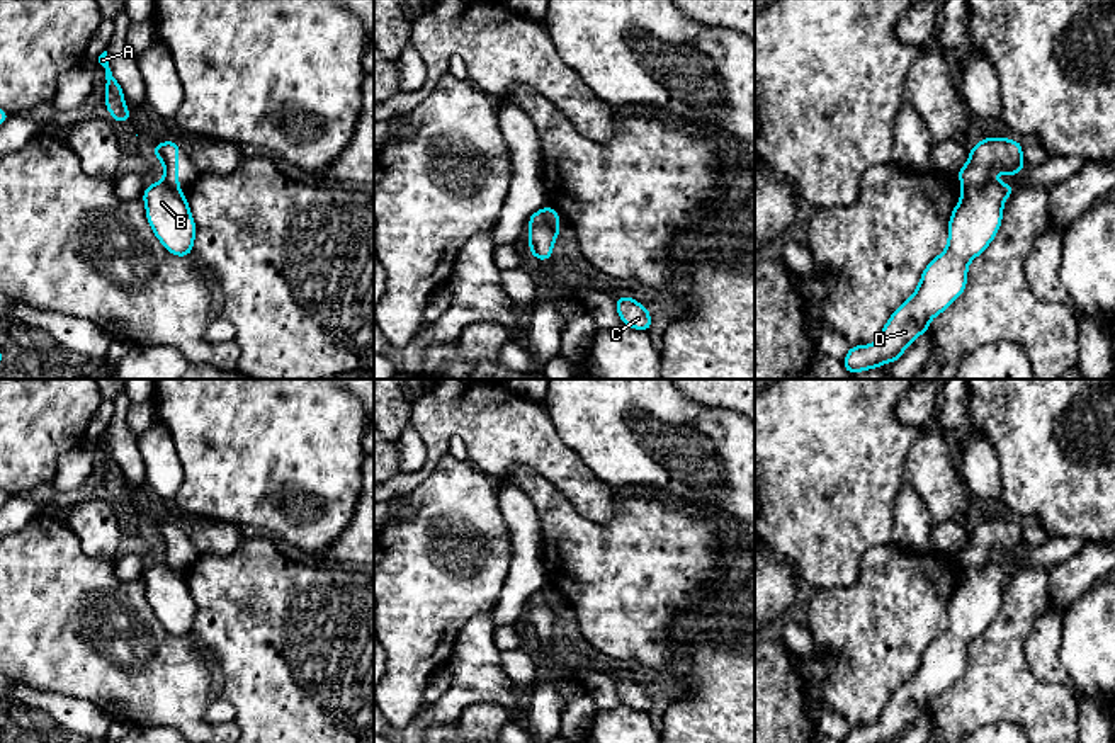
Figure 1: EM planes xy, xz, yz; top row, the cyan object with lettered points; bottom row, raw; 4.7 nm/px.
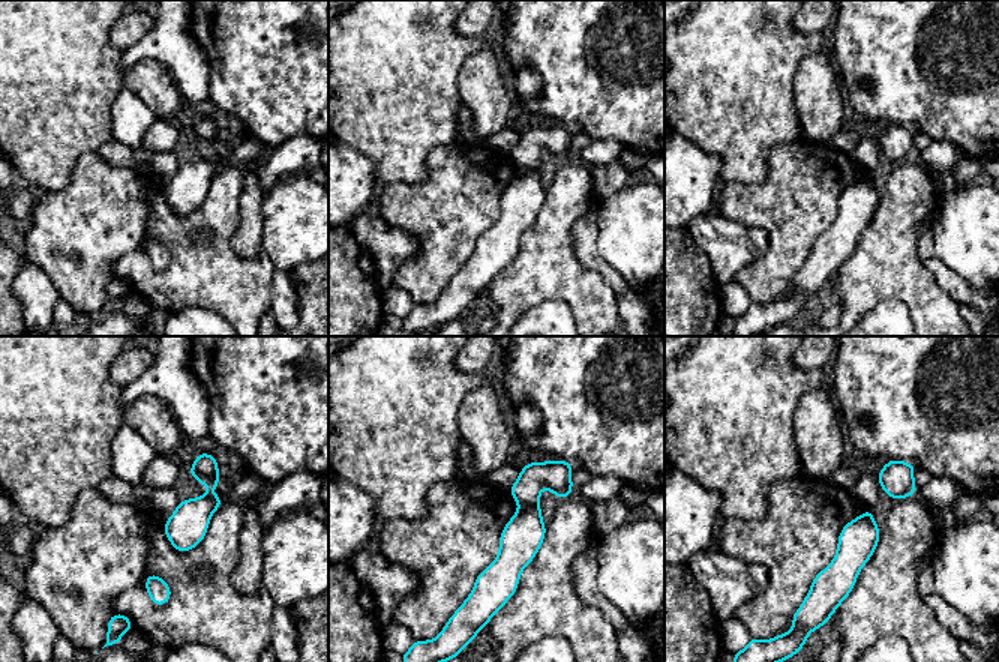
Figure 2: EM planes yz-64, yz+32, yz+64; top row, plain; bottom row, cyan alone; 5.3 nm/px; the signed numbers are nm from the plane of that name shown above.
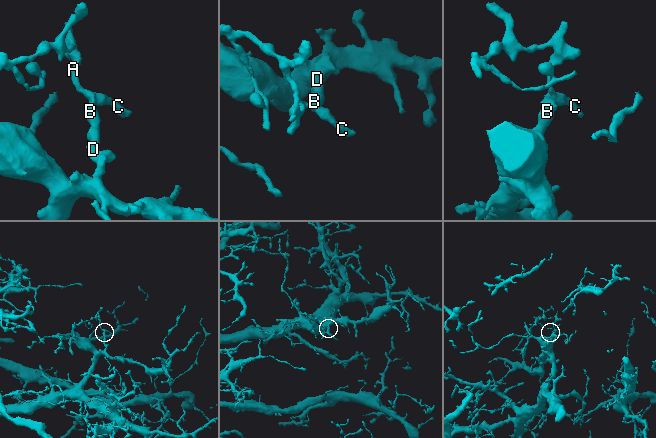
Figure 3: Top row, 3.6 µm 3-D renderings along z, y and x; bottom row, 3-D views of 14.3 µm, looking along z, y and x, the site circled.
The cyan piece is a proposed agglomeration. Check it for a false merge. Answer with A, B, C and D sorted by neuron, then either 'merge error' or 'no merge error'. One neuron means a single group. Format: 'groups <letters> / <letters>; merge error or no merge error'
groups A C / B D; merge error

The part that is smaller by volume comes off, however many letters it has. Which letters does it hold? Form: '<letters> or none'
A, C

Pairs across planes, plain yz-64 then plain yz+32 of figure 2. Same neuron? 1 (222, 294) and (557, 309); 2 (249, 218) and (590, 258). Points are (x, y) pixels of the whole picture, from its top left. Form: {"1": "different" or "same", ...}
{"1": "different", "2": "same"}

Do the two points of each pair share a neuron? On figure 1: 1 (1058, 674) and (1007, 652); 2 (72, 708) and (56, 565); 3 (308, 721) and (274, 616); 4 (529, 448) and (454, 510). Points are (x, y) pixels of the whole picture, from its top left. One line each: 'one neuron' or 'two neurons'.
1: two neurons
2: two neurons
3: one neuron
4: two neurons

